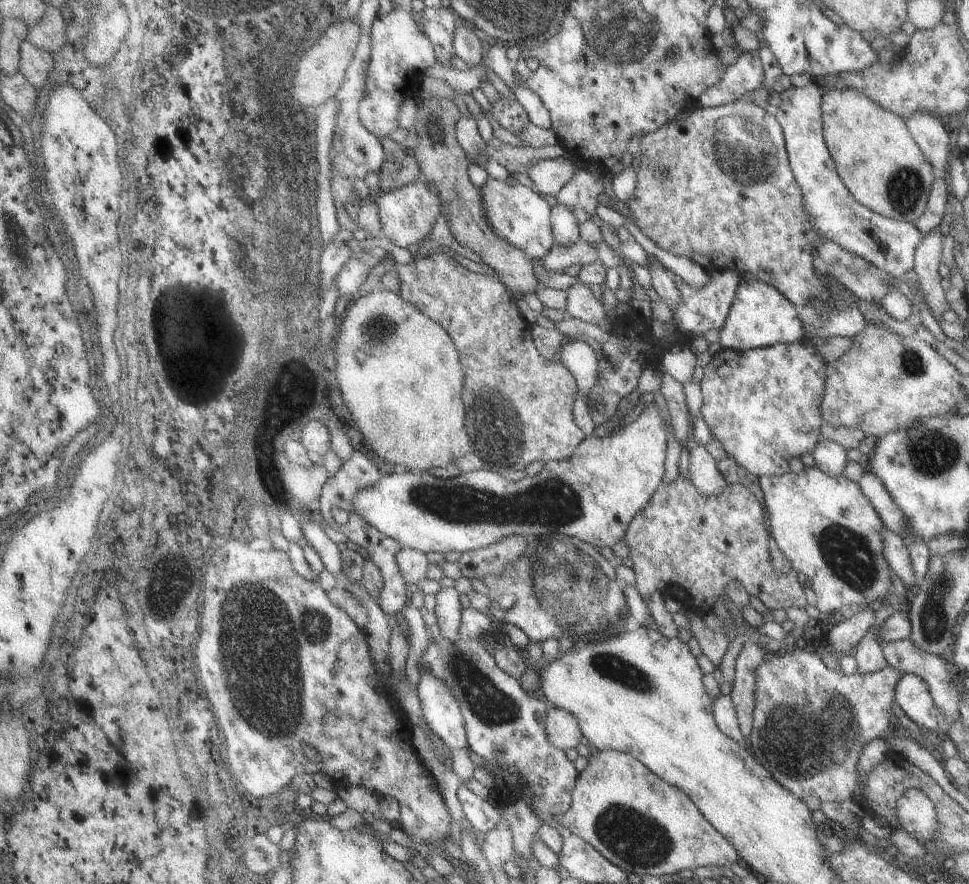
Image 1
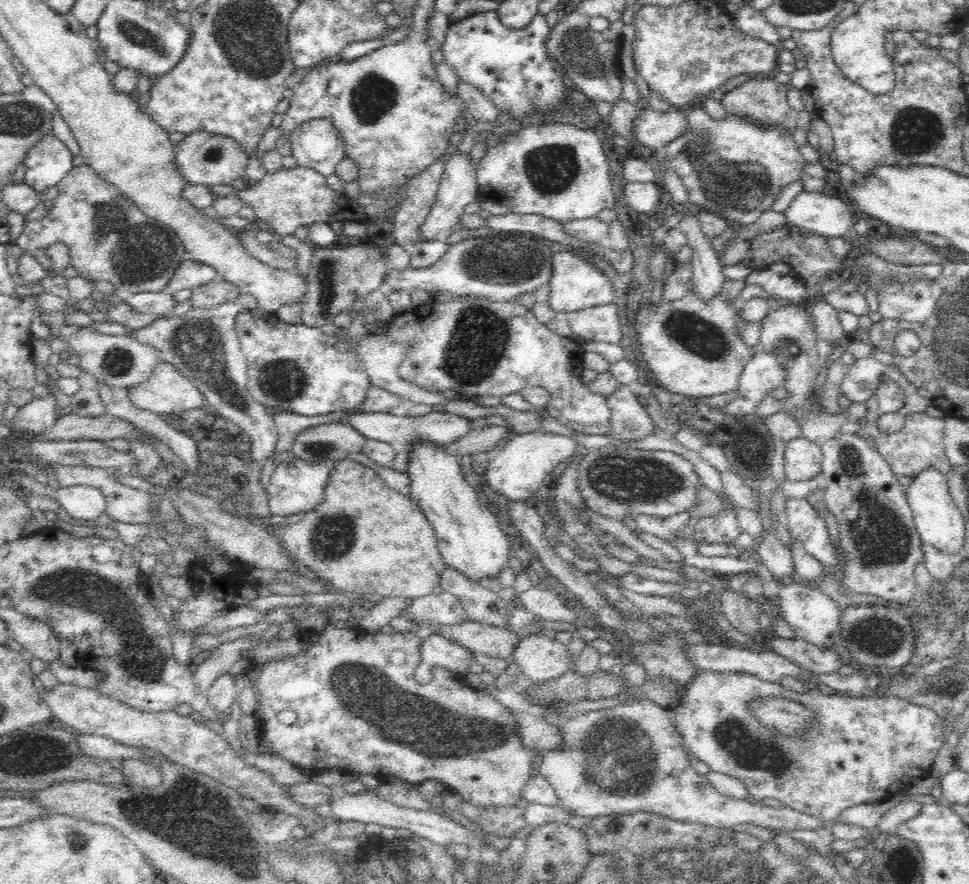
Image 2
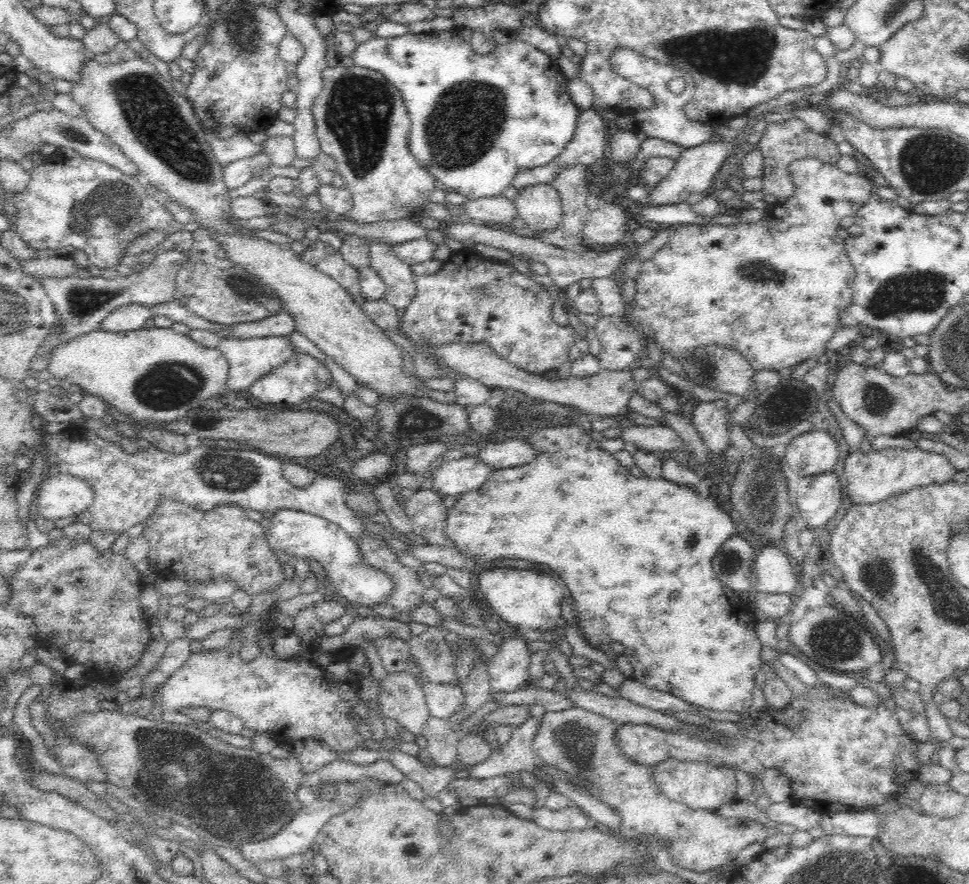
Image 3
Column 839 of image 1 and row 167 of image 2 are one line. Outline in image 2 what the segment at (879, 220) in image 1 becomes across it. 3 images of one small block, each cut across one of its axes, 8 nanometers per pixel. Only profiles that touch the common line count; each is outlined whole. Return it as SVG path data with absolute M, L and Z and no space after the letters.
M196 131L186 135L175 144L175 166L190 185L200 184L208 188L218 185L230 185L236 180L245 180L247 154L238 141L206 131Z

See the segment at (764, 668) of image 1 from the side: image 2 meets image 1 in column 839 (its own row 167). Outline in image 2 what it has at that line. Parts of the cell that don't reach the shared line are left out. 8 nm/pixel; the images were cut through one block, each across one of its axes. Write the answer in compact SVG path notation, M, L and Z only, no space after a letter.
M698 104L684 107L682 110L687 120L687 131L676 140L670 141L665 147L669 167L678 174L687 191L689 204L701 207L724 219L748 226L757 222L758 217L766 210L772 209L772 204L778 199L782 188L805 178L806 161L800 154L792 133L784 131L780 125L758 125L750 119L738 117L726 112L722 120L714 120L711 115Z

